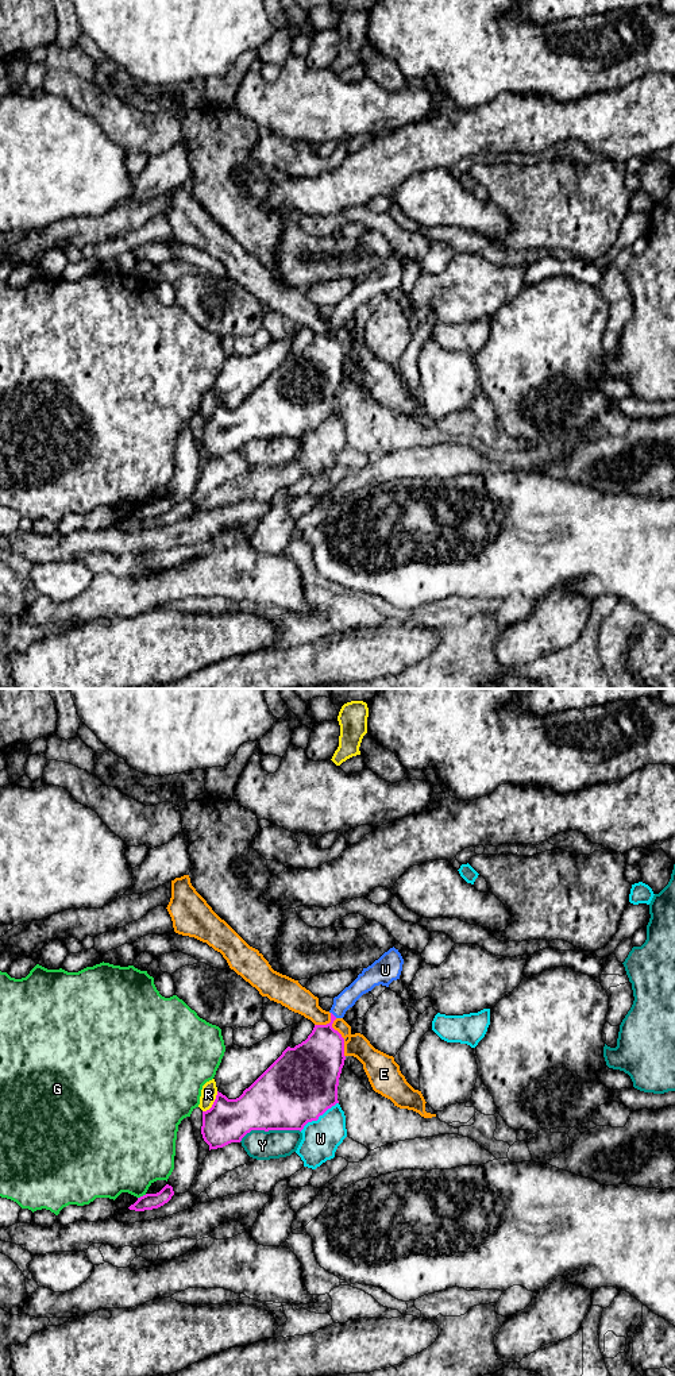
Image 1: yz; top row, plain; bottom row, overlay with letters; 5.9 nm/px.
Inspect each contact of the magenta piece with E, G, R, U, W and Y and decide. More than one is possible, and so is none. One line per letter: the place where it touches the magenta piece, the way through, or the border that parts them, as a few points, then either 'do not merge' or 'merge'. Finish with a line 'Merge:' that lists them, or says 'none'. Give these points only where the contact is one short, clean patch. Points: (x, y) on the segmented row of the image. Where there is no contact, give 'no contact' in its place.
E: meets magenta in yz at (340, 1035); do not merge
G: meets magenta in yz at (143, 1195); do not merge
R: meets magenta in yz at (213, 1103); do not merge
U: meets magenta in yz at (332, 1014); runs through yz (321, 1055), (324, 1036), (332, 1014), (362, 985); merge
W: meets magenta in yz at (319, 1116); do not merge
Y: meets magenta in yz at (269, 1129); do not merge
Merge: U

